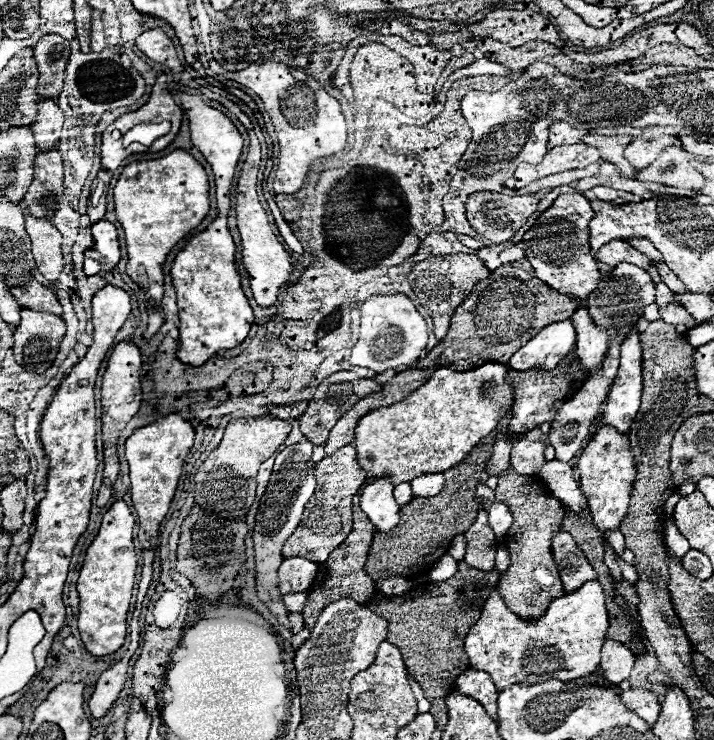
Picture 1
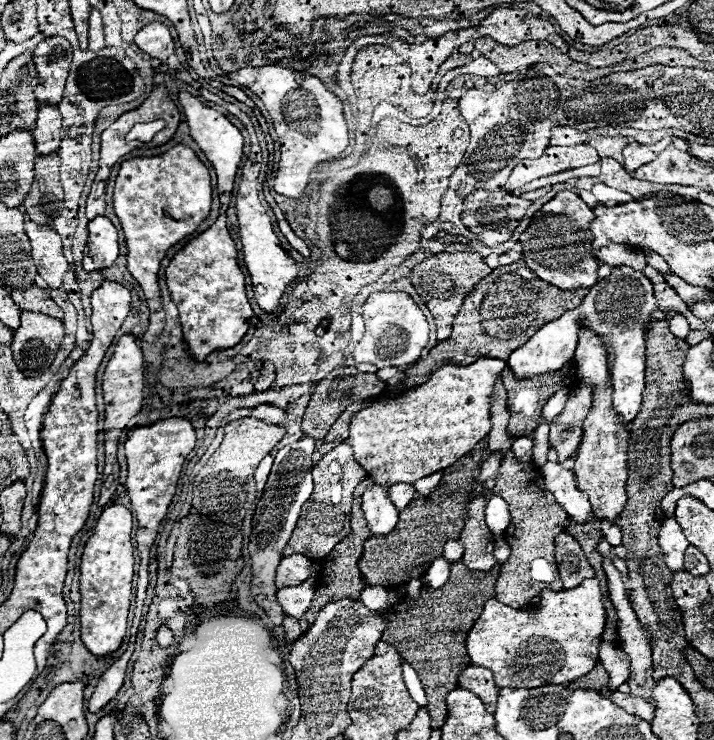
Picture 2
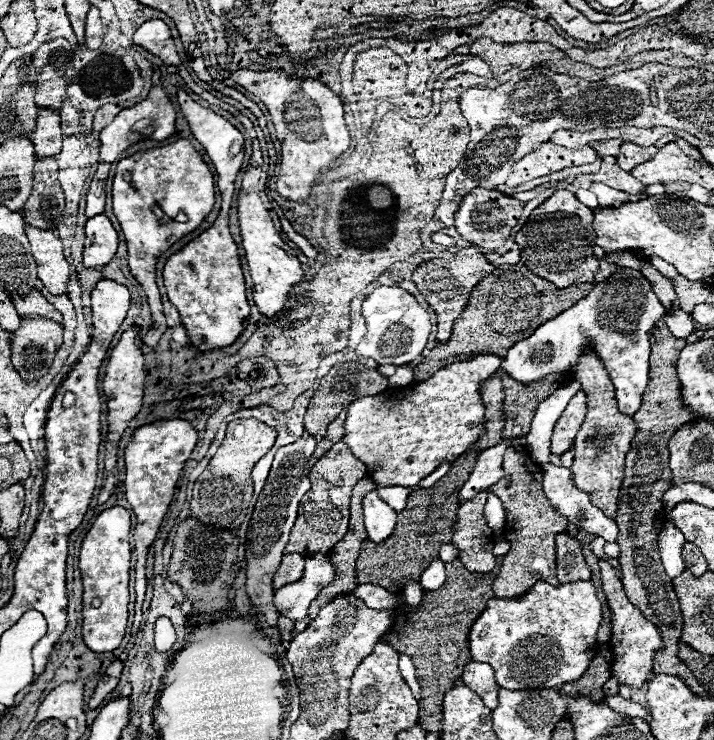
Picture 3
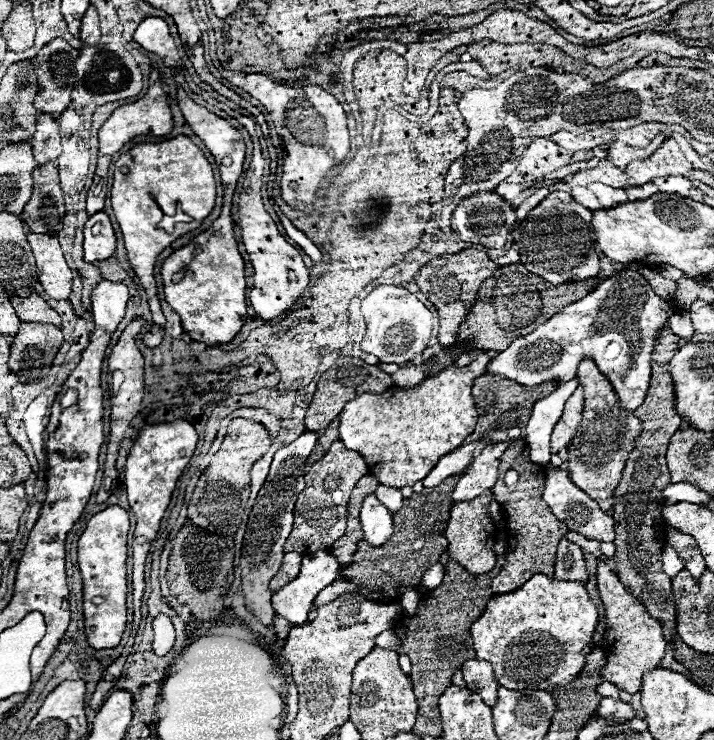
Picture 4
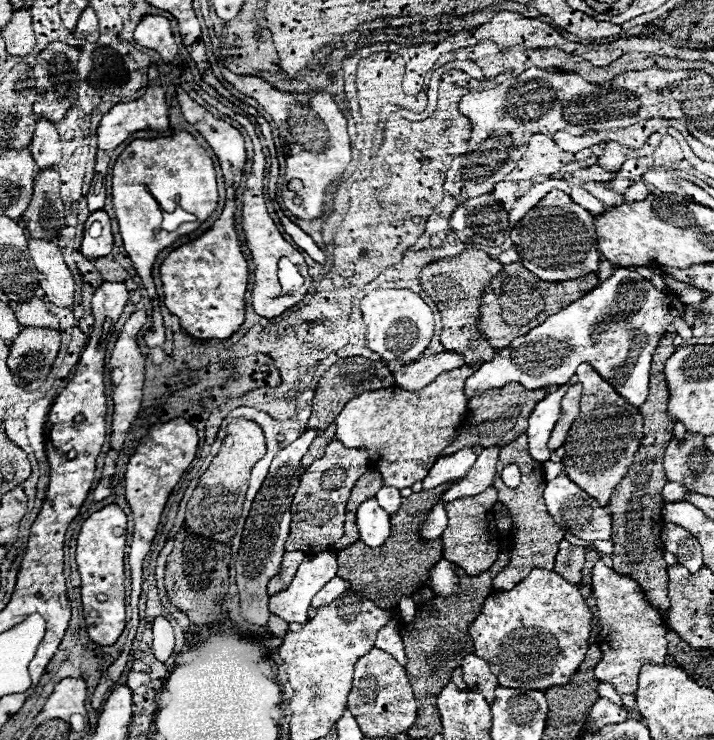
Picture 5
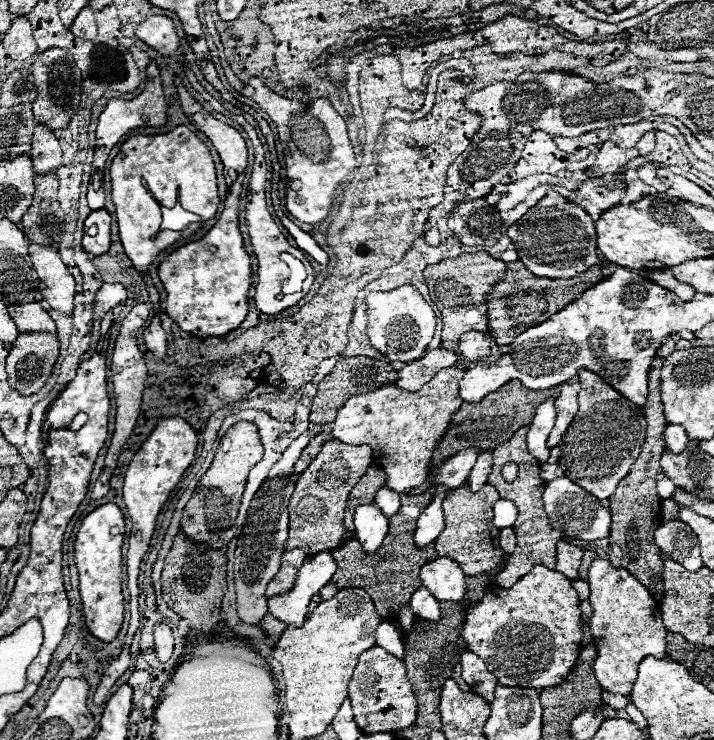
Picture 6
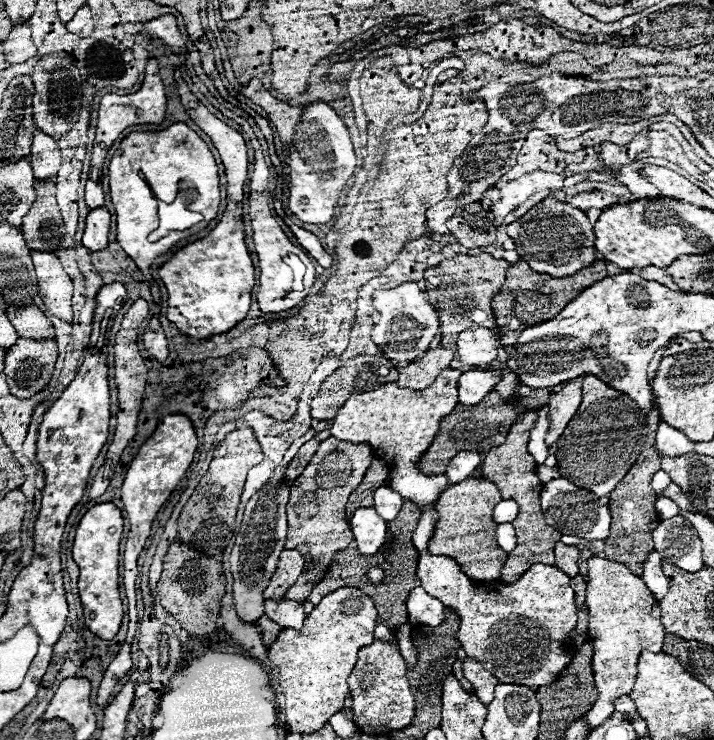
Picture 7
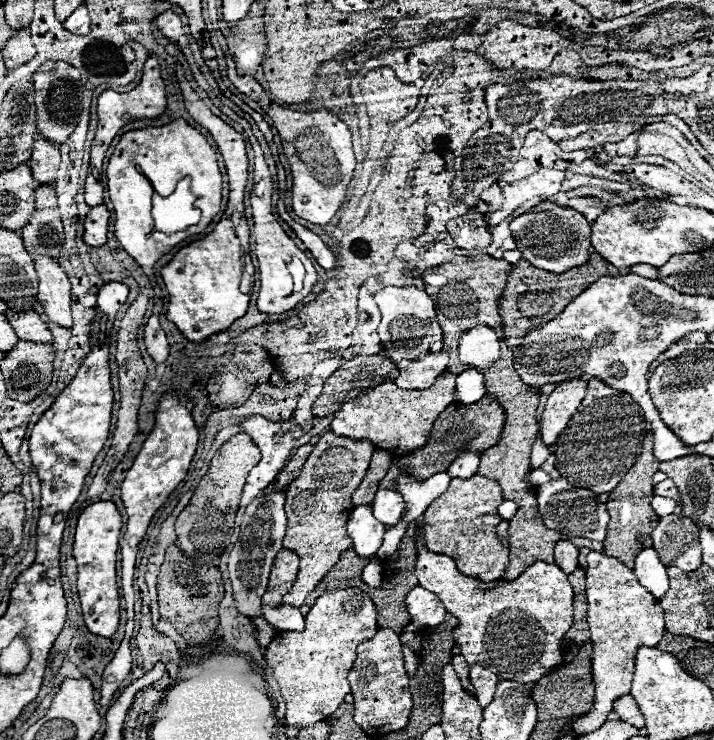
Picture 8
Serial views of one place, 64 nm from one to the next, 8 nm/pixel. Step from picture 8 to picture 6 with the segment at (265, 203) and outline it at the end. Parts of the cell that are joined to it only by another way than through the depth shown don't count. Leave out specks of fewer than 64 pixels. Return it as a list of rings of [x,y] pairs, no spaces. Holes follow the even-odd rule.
[[[248,194],[248,202],[246,202],[246,222],[248,222],[248,232],[250,232],[250,240],[252,240],[252,246],[254,246],[254,254],[258,258],[258,284],[256,284],[256,296],[254,296],[254,302],[256,302],[256,308],[264,314],[278,314],[286,308],[292,308],[296,306],[304,296],[306,292],[310,290],[312,286],[312,280],[314,280],[314,270],[310,266],[310,262],[306,260],[304,252],[300,248],[294,248],[288,244],[288,240],[284,238],[284,234],[280,232],[278,224],[274,222],[274,218],[270,216],[268,212],[268,206],[266,206],[266,200],[264,200],[264,194]],[[282,252],[290,252],[294,254],[296,258],[300,258],[304,264],[306,264],[306,270],[308,270],[308,278],[304,282],[304,290],[302,292],[296,292],[296,294],[282,294],[282,284],[284,280],[288,278],[290,270],[288,266],[280,260],[280,254]]]

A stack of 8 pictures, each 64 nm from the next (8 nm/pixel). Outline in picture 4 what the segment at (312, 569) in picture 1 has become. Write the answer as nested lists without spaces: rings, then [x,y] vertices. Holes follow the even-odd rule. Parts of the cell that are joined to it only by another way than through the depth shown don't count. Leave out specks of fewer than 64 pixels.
[[[286,552],[278,574],[270,580],[270,590],[278,592],[278,588],[282,588],[290,580],[294,580],[294,576],[298,576],[298,572],[300,572],[300,562],[302,562],[302,554],[298,554],[298,552]]]

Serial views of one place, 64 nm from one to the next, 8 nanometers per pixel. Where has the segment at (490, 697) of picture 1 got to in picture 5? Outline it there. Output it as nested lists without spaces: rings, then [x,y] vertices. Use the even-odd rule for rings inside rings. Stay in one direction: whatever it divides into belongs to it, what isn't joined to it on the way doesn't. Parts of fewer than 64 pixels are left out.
[[[474,654],[464,656],[462,676],[464,676],[464,682],[468,684],[468,688],[472,692],[480,692],[488,704],[494,702],[494,690],[498,686],[498,678],[490,672],[486,660],[482,660]]]

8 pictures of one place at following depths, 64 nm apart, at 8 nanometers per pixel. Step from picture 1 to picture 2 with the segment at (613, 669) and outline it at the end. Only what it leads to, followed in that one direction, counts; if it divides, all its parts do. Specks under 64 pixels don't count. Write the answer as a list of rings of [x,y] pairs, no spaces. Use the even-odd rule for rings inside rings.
[[[602,642],[600,644],[600,660],[602,660],[602,664],[604,664],[604,668],[608,670],[608,676],[610,676],[608,690],[614,692],[620,684],[624,684],[628,680],[630,660],[626,658],[626,654],[614,642]]]

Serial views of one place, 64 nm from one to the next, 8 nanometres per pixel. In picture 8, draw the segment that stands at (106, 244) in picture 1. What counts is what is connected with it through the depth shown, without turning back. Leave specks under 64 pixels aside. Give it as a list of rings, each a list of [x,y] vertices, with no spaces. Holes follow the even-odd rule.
[[[104,204],[94,206],[84,222],[84,242],[88,246],[104,246],[106,244],[106,232],[108,232],[108,218],[110,212]]]

